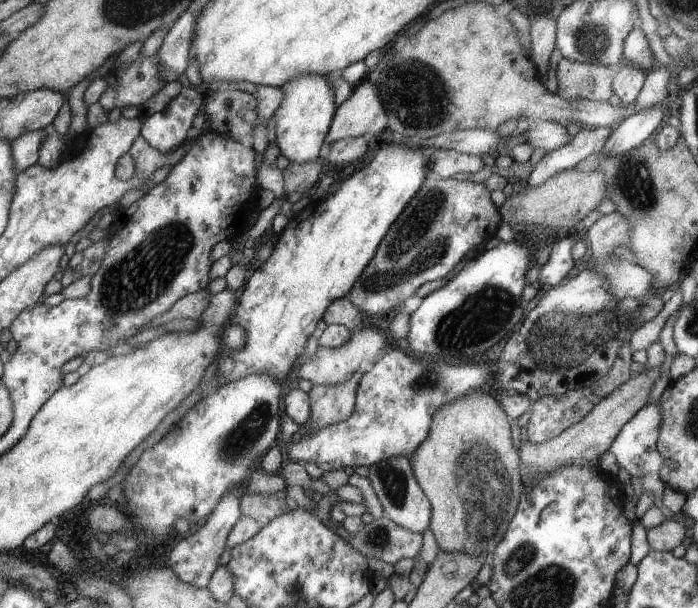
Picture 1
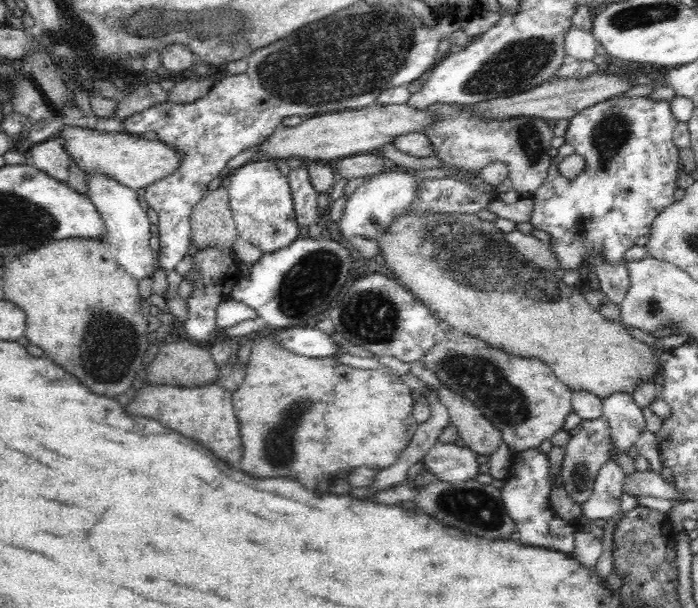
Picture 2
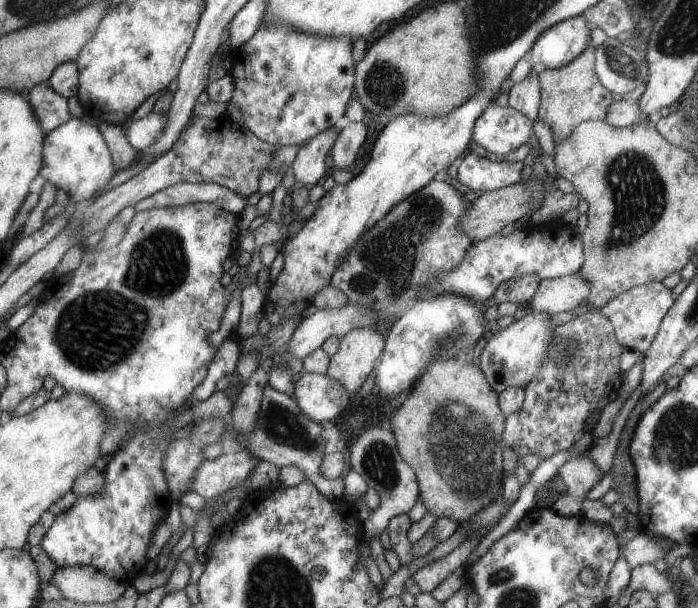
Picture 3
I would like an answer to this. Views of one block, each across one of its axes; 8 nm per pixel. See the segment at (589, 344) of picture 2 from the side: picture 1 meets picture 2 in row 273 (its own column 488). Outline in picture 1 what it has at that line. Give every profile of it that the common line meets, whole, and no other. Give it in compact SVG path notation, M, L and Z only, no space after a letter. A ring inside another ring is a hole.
M477 389L436 410L429 437L410 455L417 482L432 504L430 530L442 552L466 552L470 556L484 552L490 556L510 530L508 520L513 521L521 507L521 498L527 492L521 474L521 452L514 446L514 420L501 406L498 394Z

